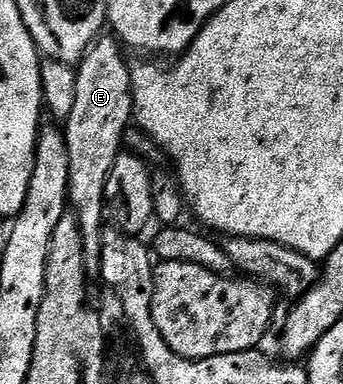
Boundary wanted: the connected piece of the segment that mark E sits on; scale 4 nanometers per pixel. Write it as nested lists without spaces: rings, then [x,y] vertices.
[[[98,37],[76,67],[75,108],[71,108],[71,116],[64,119],[63,122],[65,139],[67,140],[67,160],[71,160],[69,206],[72,213],[77,215],[79,228],[83,232],[85,273],[93,280],[100,279],[101,276],[101,232],[107,226],[107,211],[105,208],[107,176],[111,172],[111,168],[115,168],[117,157],[123,153],[125,131],[130,129],[131,123],[134,121],[131,62],[125,59],[126,51],[116,37],[105,37]]]

